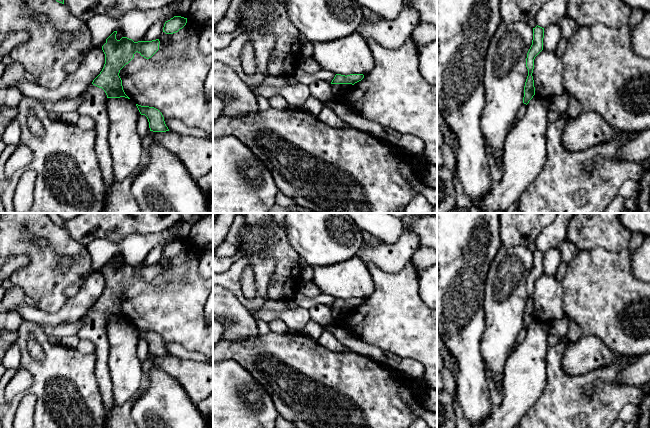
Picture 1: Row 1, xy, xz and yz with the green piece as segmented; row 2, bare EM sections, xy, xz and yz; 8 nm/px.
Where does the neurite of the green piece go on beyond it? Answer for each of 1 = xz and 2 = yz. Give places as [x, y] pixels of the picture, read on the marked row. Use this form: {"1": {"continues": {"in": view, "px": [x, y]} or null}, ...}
{"1": {"continues": null}, "2": {"continues": null}}

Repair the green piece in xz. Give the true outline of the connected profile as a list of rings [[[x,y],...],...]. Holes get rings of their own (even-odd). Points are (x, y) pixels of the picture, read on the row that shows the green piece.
[[[336,74],[331,84],[352,84],[361,81],[364,78],[363,74],[350,74],[350,75],[341,75]]]

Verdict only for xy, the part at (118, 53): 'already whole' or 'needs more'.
already whole

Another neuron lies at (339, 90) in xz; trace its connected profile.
[[[332,84],[332,92],[333,95],[342,97],[352,87],[352,84]]]

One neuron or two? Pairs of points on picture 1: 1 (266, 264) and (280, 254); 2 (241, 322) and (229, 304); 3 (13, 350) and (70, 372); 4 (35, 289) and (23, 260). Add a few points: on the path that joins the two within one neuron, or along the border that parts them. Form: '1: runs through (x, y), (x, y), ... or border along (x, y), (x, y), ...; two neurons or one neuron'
1: border along (249, 255), (263, 255), (274, 262), (269, 283); two neurons
2: runs through (241, 318), (231, 308); one neuron
3: border along (16, 342), (21, 360), (13, 369); two neurons
4: border along (27, 255), (29, 262), (10, 276); two neurons

